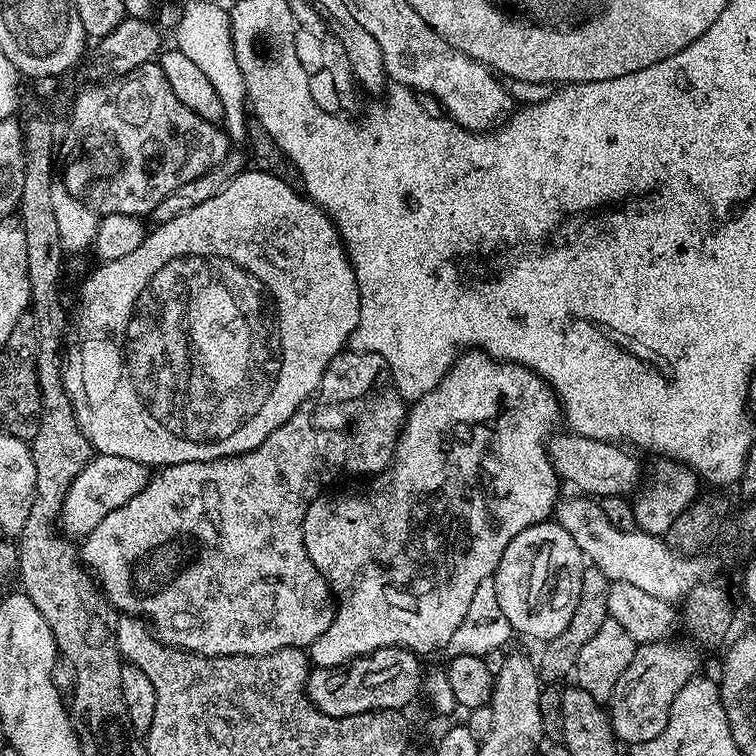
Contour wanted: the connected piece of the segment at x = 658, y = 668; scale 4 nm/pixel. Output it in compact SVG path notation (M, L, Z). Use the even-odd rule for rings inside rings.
M670 643L639 645L634 658L630 658L630 666L622 670L622 678L618 678L614 686L614 694L607 701L606 711L612 719L612 730L621 745L635 746L650 742L650 738L658 738L658 734L666 730L670 706L674 698L678 698L678 690L682 690L682 686L686 686L686 682L697 675L695 654L680 644Z

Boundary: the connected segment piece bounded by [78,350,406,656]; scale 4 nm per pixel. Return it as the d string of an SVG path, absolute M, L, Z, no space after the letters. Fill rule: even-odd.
M345 350L336 355L326 366L326 374L322 374L322 382L298 406L298 410L266 442L259 444L254 450L241 452L239 456L227 456L207 462L182 462L170 464L159 469L160 472L149 479L148 484L126 506L118 506L94 530L84 537L78 548L78 556L85 569L90 570L105 600L117 613L125 617L143 618L150 625L157 640L182 652L193 652L195 656L265 656L283 648L311 649L312 643L326 630L330 630L330 622L334 622L337 601L332 594L332 587L326 578L310 562L310 554L306 554L304 545L304 519L306 510L321 494L335 482L339 476L375 477L384 471L392 462L396 452L396 442L400 438L406 419L406 401L392 383L392 372L388 369L386 358L373 352L357 352Z

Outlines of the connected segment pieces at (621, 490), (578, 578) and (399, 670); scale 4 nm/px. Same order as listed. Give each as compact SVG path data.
M573 435L571 439L552 438L547 441L548 456L552 460L557 476L565 485L573 484L580 491L577 493L588 498L631 497L641 487L640 464L631 456L633 455L631 451L625 450L620 444L610 444L585 436Z
M545 522L522 530L522 534L506 546L506 554L502 554L494 577L502 614L506 614L513 633L520 635L521 632L539 642L553 640L562 634L562 630L570 626L570 618L574 618L585 567L578 542L574 542L560 524Z
M379 648L370 654L360 656L337 668L313 667L308 673L308 699L322 714L333 716L341 720L354 714L366 714L367 712L390 712L393 710L407 709L407 704L412 699L421 695L422 665L421 657L409 648Z

